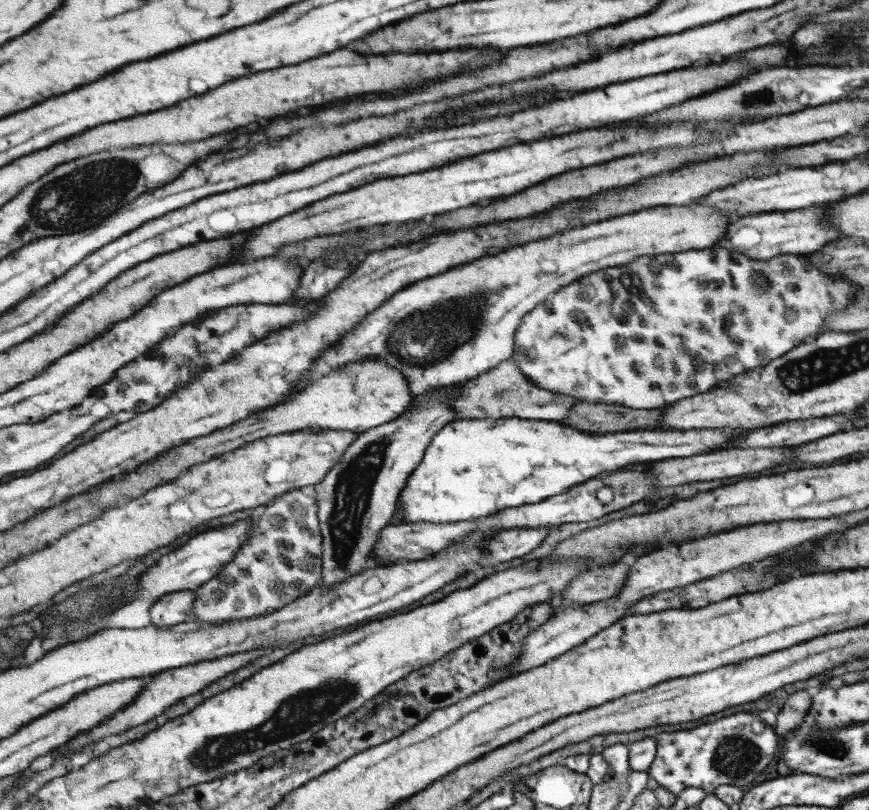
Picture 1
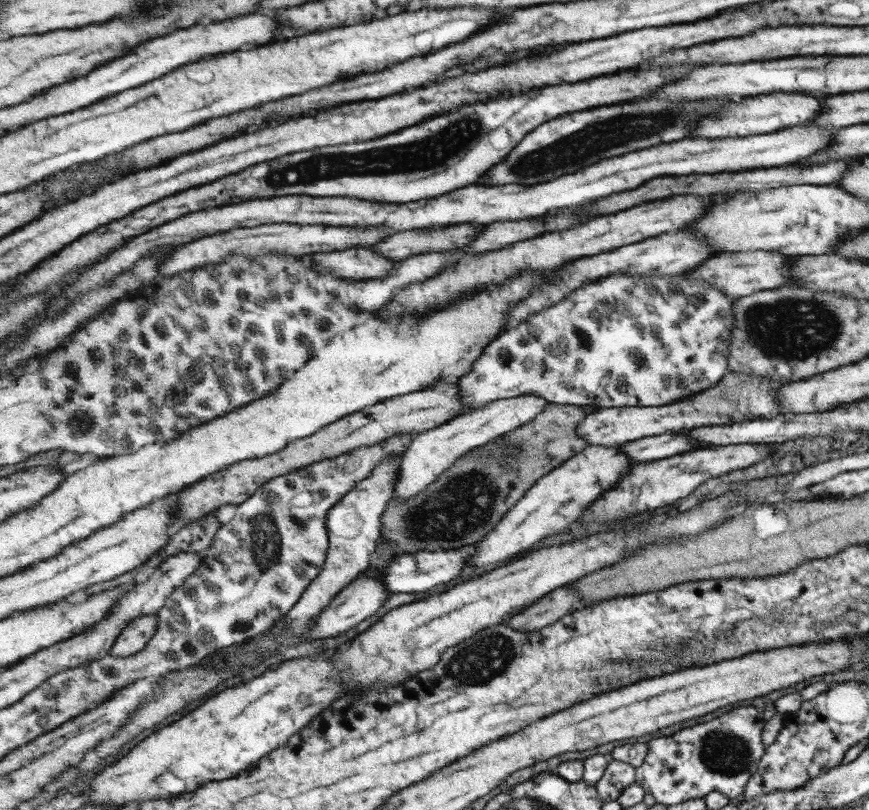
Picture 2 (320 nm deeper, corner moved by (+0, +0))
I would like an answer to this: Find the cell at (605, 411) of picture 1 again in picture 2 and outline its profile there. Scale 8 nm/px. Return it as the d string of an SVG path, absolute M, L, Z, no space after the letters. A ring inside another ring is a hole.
M549 403L546 406L546 409L536 416L531 422L524 424L521 428L514 430L513 432L504 434L501 438L495 439L494 441L488 442L487 446L477 447L476 449L471 449L466 455L461 456L459 460L457 460L456 464L449 467L442 475L439 475L439 478L436 478L422 493L417 493L415 496L408 498L406 501L402 501L401 499L393 498L393 500L388 504L387 510L384 512L383 516L383 528L382 528L382 538L381 541L388 540L392 546L394 546L394 550L400 553L416 553L421 550L431 550L435 552L436 550L451 550L453 548L461 548L461 546L467 546L467 544L476 545L479 541L481 541L488 532L491 532L497 523L500 520L503 520L503 517L512 509L527 493L528 490L543 478L547 473L550 473L552 470L555 470L562 466L564 462L567 462L569 458L571 458L574 454L580 453L586 447L586 442L583 437L577 433L577 426L581 423L584 418L587 416L588 412L582 410L580 407L575 405L562 405L557 403ZM500 441L508 441L512 443L512 446L518 446L520 451L516 454L517 458L511 459L511 462L505 465L500 465L495 462L496 452L498 452L498 446L500 446Z

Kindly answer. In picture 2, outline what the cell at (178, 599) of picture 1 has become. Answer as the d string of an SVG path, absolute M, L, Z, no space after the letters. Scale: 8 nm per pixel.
M157 612L133 619L133 622L130 622L130 625L117 638L110 654L119 658L129 658L141 652L155 636L157 629Z

